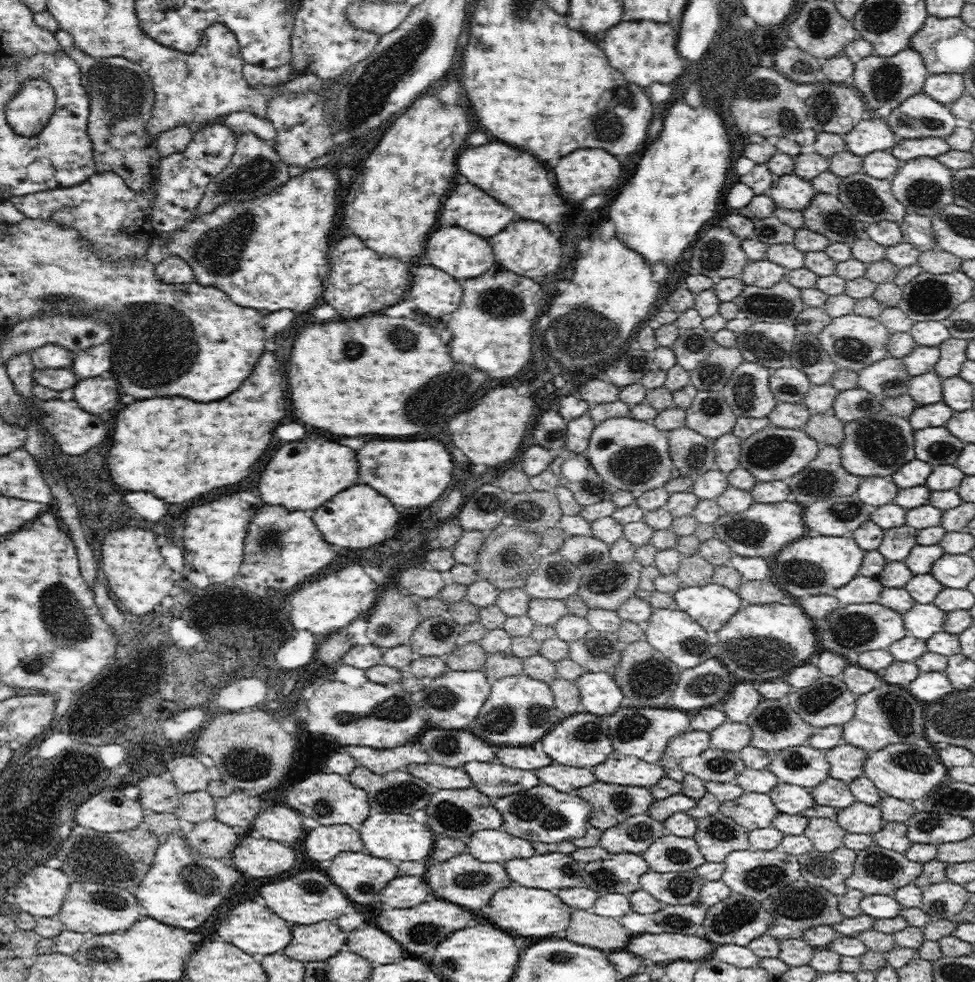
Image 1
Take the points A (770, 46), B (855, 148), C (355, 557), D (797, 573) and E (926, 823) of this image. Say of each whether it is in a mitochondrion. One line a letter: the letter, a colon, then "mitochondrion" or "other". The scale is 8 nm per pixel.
A: other
B: other
C: other
D: mitochondrion
E: mitochondrion

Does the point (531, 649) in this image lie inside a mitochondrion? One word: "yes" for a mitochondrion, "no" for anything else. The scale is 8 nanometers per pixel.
no

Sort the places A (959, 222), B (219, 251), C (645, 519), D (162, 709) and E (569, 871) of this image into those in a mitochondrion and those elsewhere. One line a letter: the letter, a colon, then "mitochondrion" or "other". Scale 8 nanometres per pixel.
A: mitochondrion
B: mitochondrion
C: other
D: other
E: mitochondrion

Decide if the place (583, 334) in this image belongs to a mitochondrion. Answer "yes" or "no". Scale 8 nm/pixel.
yes

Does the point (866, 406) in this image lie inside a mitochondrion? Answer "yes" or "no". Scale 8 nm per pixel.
yes

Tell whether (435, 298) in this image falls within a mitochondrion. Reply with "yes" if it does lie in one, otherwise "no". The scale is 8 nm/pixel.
no

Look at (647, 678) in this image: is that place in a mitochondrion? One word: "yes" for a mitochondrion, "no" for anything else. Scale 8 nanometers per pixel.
yes

